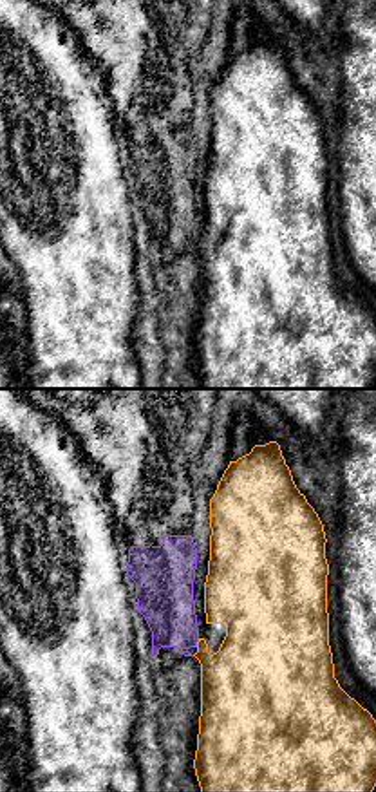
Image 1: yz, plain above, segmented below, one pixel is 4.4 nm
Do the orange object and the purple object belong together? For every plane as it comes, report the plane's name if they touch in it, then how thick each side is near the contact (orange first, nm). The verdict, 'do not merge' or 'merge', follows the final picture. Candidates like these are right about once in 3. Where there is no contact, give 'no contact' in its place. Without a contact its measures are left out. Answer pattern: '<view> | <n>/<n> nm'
yz | 340/260 nm

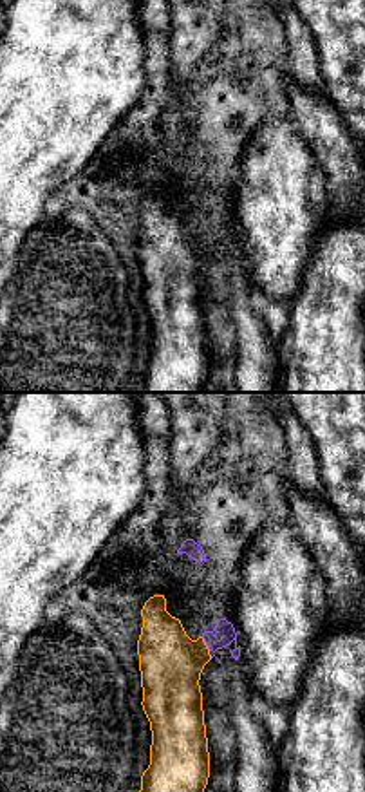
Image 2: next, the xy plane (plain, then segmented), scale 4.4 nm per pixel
xy | 280/100 nm

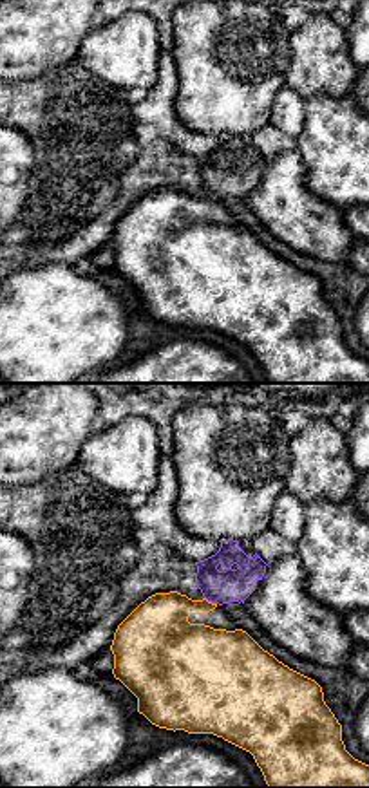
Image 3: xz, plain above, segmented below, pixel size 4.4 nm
xz | 300/150 nm

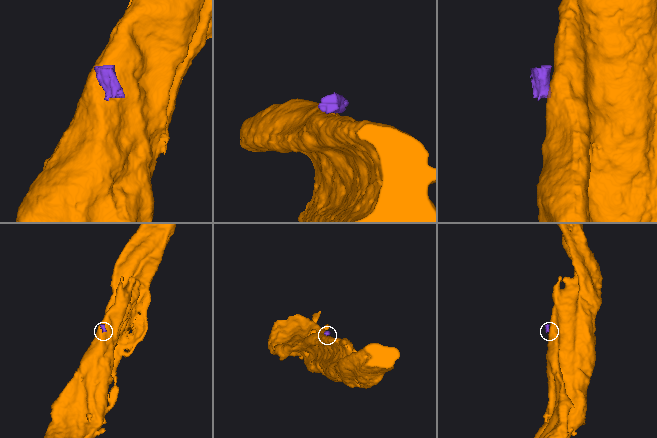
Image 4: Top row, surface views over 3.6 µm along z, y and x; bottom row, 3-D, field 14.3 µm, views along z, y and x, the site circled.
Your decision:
do not merge

